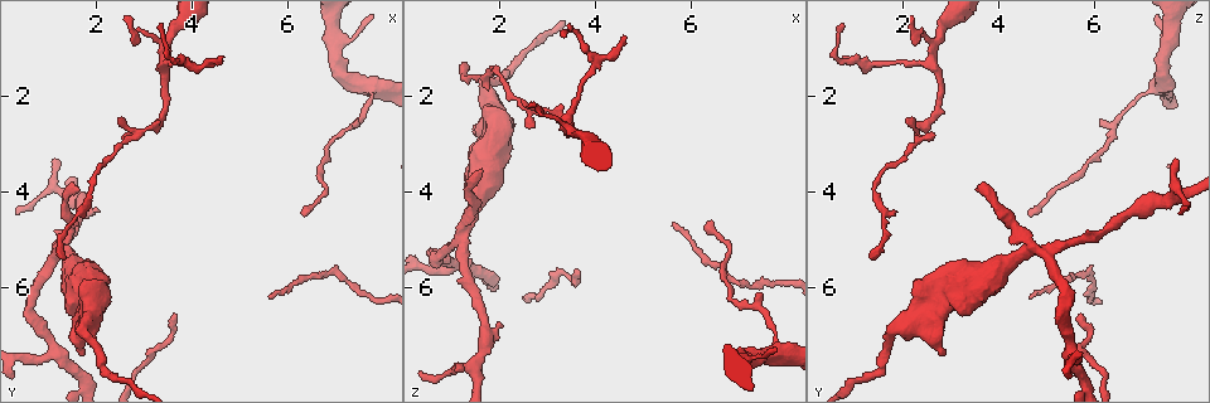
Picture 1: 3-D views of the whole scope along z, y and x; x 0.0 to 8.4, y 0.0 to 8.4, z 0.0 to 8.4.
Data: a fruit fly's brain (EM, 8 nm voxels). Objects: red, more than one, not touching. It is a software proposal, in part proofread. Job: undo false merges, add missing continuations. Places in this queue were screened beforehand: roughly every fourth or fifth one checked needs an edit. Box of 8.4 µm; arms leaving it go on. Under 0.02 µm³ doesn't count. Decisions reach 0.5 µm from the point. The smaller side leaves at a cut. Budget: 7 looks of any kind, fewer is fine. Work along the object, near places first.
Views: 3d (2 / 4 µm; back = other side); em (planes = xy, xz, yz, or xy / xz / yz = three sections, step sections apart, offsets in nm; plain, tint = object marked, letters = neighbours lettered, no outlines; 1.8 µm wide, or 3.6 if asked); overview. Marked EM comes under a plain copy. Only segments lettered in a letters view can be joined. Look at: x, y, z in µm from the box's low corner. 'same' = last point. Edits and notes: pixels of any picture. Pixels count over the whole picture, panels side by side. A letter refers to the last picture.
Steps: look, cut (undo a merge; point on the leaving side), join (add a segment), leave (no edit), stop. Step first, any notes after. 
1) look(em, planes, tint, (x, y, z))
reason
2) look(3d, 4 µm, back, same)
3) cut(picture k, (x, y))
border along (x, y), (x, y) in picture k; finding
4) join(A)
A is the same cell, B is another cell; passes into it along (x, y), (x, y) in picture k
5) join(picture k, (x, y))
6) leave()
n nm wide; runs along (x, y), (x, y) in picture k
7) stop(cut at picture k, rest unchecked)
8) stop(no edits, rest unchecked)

look(3d, 4 µm, (6.30, 4.45, 4.65))
thin end

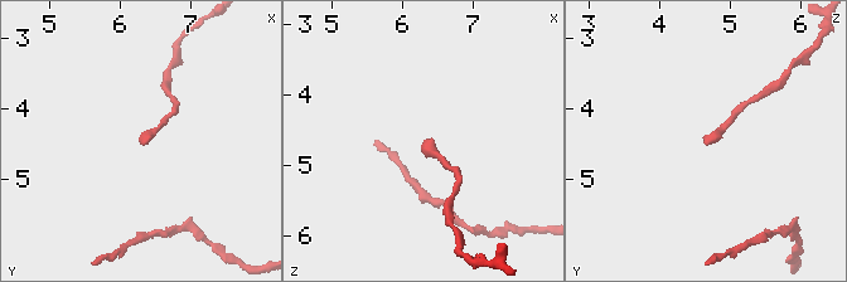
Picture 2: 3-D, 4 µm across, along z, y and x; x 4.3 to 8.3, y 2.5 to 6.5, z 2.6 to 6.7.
look(em, planes, letters, (6.30, 4.45, 4.60))

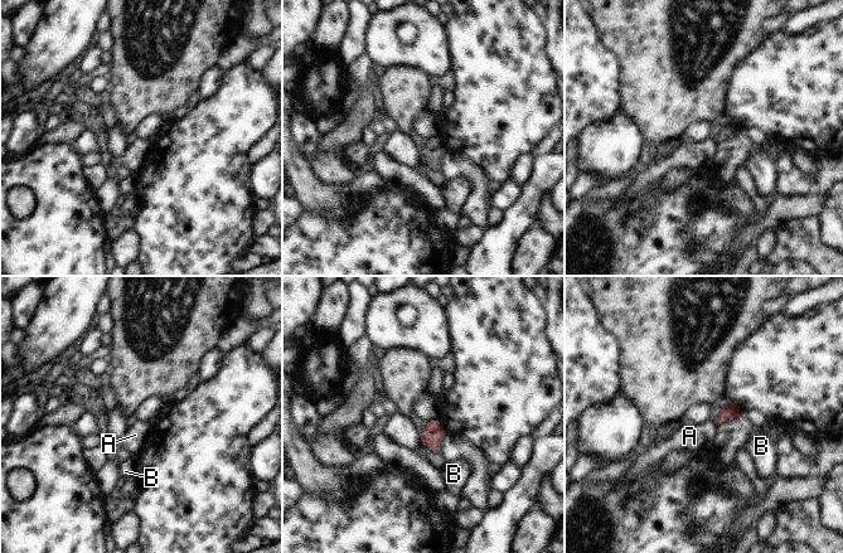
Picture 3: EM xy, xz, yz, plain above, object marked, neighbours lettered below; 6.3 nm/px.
leave()
A and B are other cells; border along (713, 421), (717, 425) in picture 3; no lettered segment goes on from it

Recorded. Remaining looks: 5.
look(em, 3.6 µm, xy, step 8, tint, (1.30, 5.15, 4.90))
four or more arms meet

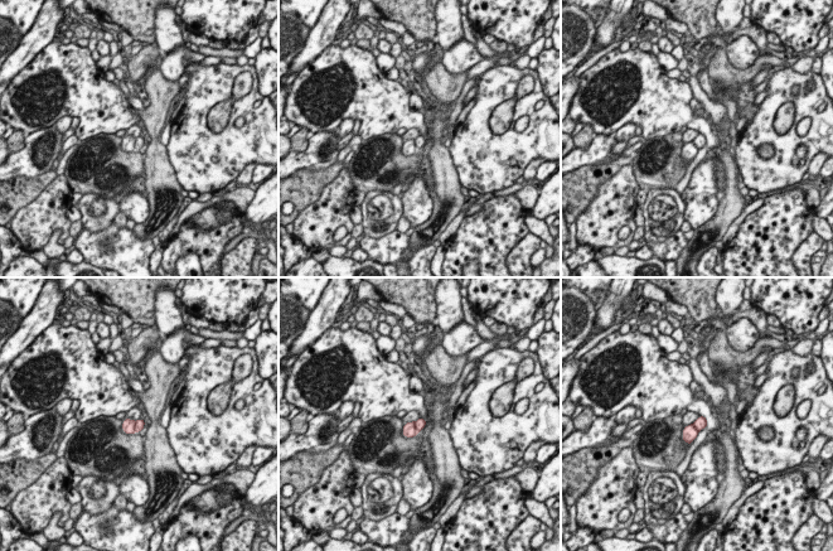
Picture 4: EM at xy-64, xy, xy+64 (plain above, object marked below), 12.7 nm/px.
look(em, 3.6 µm, planes, letters, same)
cut it another way

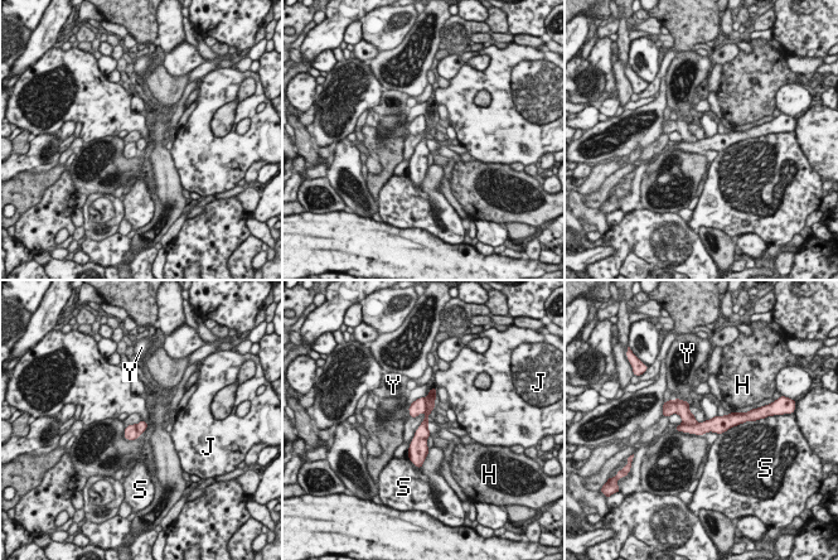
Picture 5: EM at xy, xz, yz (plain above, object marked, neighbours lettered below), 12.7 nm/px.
cut(picture 5, (418, 406))
H, J, S and Y are other cells; border along (426, 397), (425, 413) in picture 5; a second cell is stuck on

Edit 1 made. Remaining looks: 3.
look(overview)
see it whole again

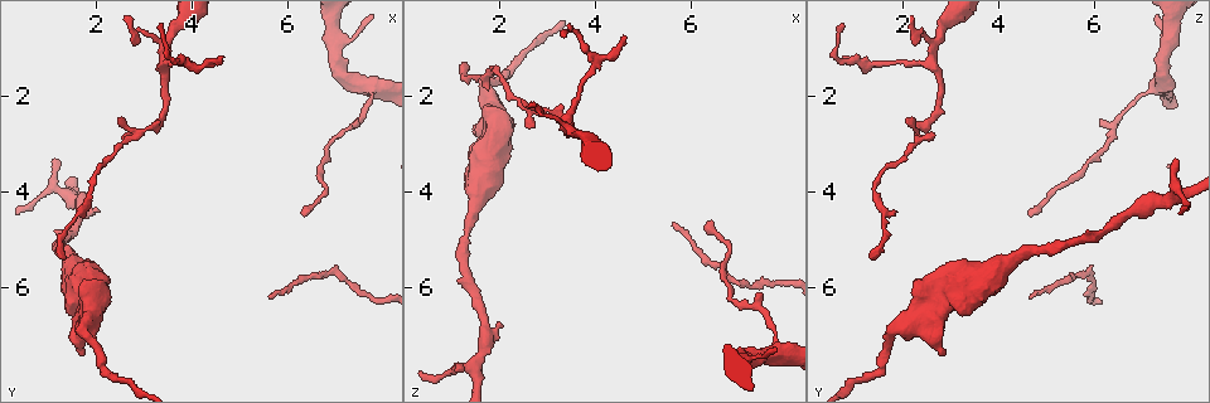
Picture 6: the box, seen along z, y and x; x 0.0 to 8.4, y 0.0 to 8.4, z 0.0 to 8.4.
look(em, 3.6 µm, planes, letters, (7.75, 1.75, 7.30))
three-way junction

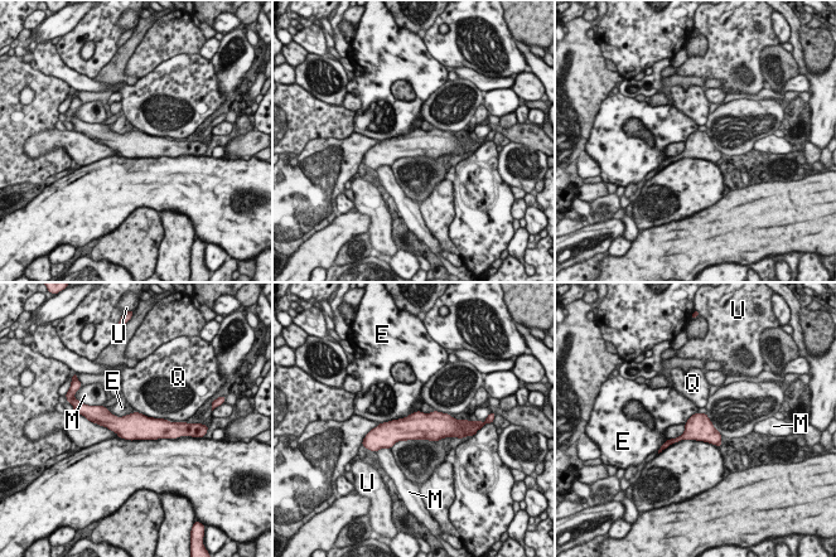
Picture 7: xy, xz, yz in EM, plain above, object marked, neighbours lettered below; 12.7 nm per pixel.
leave()
E, M, Q and U are other cells; border along (419, 410), (380, 424) in picture 7; all the same cell

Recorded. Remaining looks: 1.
stop(cut at picture 5, rest unchecked)

